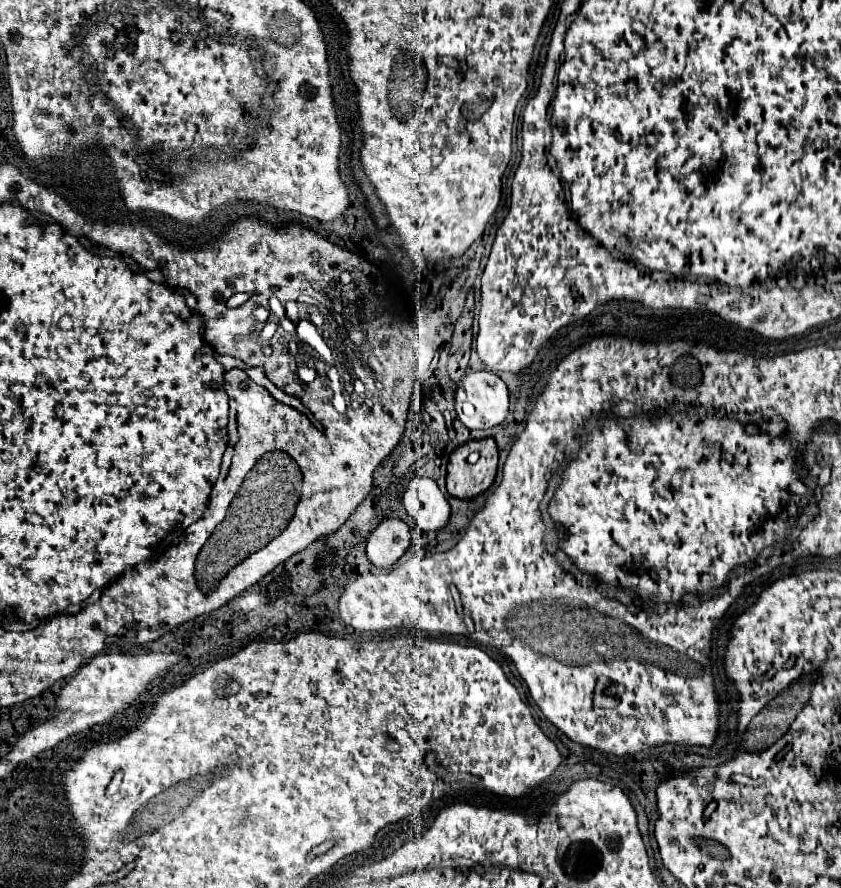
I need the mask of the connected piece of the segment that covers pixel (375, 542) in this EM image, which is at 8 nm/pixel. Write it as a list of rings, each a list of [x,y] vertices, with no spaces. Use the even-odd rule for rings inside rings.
[[[385,519],[367,541],[367,557],[375,567],[393,567],[409,549],[411,531],[401,519]]]

